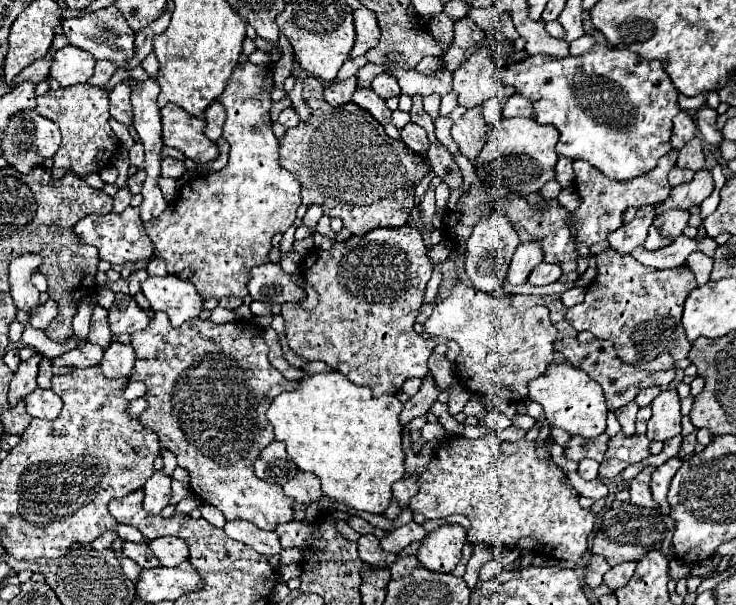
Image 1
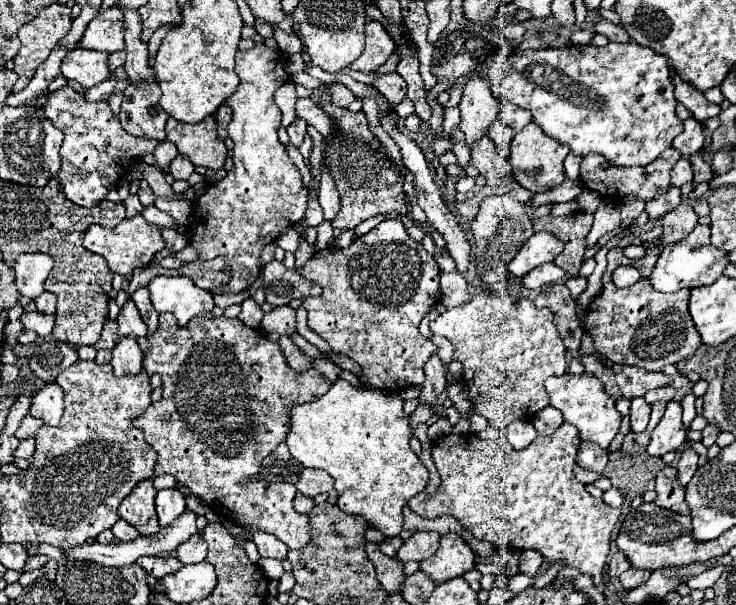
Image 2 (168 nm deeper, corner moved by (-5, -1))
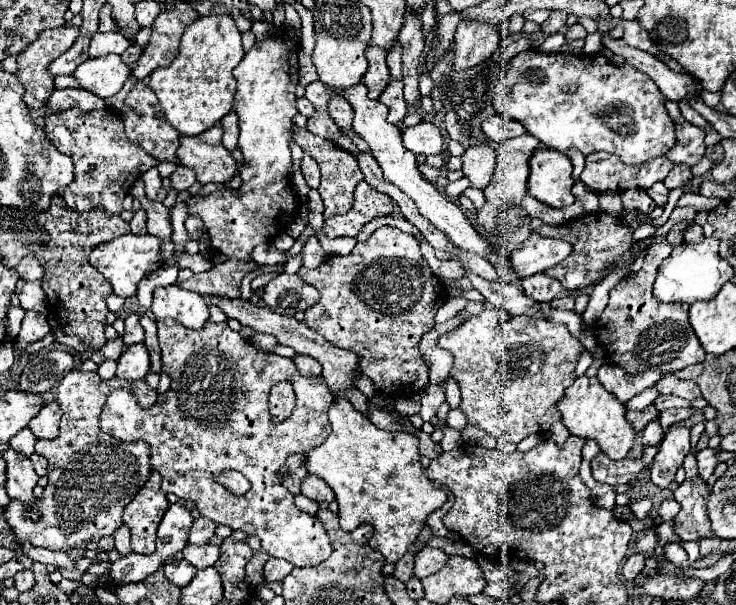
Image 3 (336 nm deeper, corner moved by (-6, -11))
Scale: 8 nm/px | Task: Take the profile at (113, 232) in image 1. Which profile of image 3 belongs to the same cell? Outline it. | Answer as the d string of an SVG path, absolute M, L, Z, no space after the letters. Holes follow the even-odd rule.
M151 234L119 236L117 240L111 240L111 242L105 242L105 244L99 244L97 248L93 248L93 252L89 256L91 266L95 266L109 280L109 284L113 286L113 292L121 298L133 296L139 280L163 266L161 260L163 260L161 258L161 240L157 240L157 236L151 236Z

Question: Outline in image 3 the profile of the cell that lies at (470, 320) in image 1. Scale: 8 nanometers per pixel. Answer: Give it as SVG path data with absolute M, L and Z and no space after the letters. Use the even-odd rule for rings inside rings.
M485 308L481 314L469 316L469 318L467 318L463 324L459 324L453 332L447 332L447 334L439 336L437 346L443 348L443 350L449 350L449 352L453 354L453 358L455 358L453 368L451 368L451 378L455 378L455 380L459 382L459 386L461 386L461 396L463 396L461 410L465 412L467 422L479 426L483 432L487 432L489 436L493 436L493 438L499 440L499 442L515 442L515 444L519 444L519 442L521 442L525 436L529 436L529 434L543 434L543 432L547 432L553 422L561 420L561 414L557 412L555 402L561 400L563 394L565 394L565 388L569 388L569 386L575 382L573 370L575 370L575 364L577 364L577 356L579 356L579 352L583 350L583 348L581 348L581 342L567 330L565 324L555 324L555 322L539 320L539 318L531 318L531 316L511 316L511 314L507 314L507 312L503 312L503 310L497 310L497 308Z

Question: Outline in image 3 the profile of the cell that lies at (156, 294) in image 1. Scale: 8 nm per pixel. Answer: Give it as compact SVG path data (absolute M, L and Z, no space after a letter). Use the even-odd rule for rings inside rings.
M179 286L155 288L151 312L157 320L175 318L185 328L201 328L209 320L209 306L205 300L197 292Z

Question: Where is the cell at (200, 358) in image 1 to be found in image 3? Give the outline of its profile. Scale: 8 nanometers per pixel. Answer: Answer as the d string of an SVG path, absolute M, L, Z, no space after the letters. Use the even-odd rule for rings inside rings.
M173 318L157 320L159 344L161 344L161 360L163 372L171 378L171 388L165 394L163 406L142 408L136 396L126 389L117 389L107 398L101 412L101 430L111 434L117 440L137 442L143 440L151 448L151 466L163 478L163 492L173 492L175 496L189 500L201 512L201 516L225 524L233 530L241 530L247 536L257 536L261 540L261 550L269 556L283 558L293 566L317 566L331 554L331 540L323 528L323 524L301 512L293 504L293 496L287 488L281 486L277 470L285 464L289 454L305 454L315 448L329 436L329 420L327 410L333 404L335 396L329 392L323 376L301 376L291 358L281 358L273 352L261 352L251 346L247 340L233 332L227 324L205 322L199 330L189 330ZM279 380L291 380L295 390L295 410L283 422L273 422L267 406L269 390ZM225 470L237 470L251 482L251 490L245 496L231 494L221 482L217 482L217 474Z

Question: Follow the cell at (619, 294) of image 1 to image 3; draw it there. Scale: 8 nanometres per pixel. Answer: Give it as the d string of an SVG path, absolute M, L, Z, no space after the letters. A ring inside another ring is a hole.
M655 240L647 250L643 268L637 274L623 278L609 292L611 296L609 304L593 326L593 332L607 360L621 366L627 374L633 374L633 376L643 374L647 370L677 372L705 358L705 350L701 348L701 342L695 336L687 318L689 306L687 304L663 304L655 300L651 294L657 268L671 254L671 250L673 248L665 240Z

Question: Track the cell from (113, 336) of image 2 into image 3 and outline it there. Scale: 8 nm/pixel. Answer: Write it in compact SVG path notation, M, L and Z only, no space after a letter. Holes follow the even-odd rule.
M115 338L115 340L109 340L101 350L95 350L91 358L93 358L97 364L101 364L103 360L117 360L117 358L123 354L123 350L125 350L123 340L121 340L121 338Z

